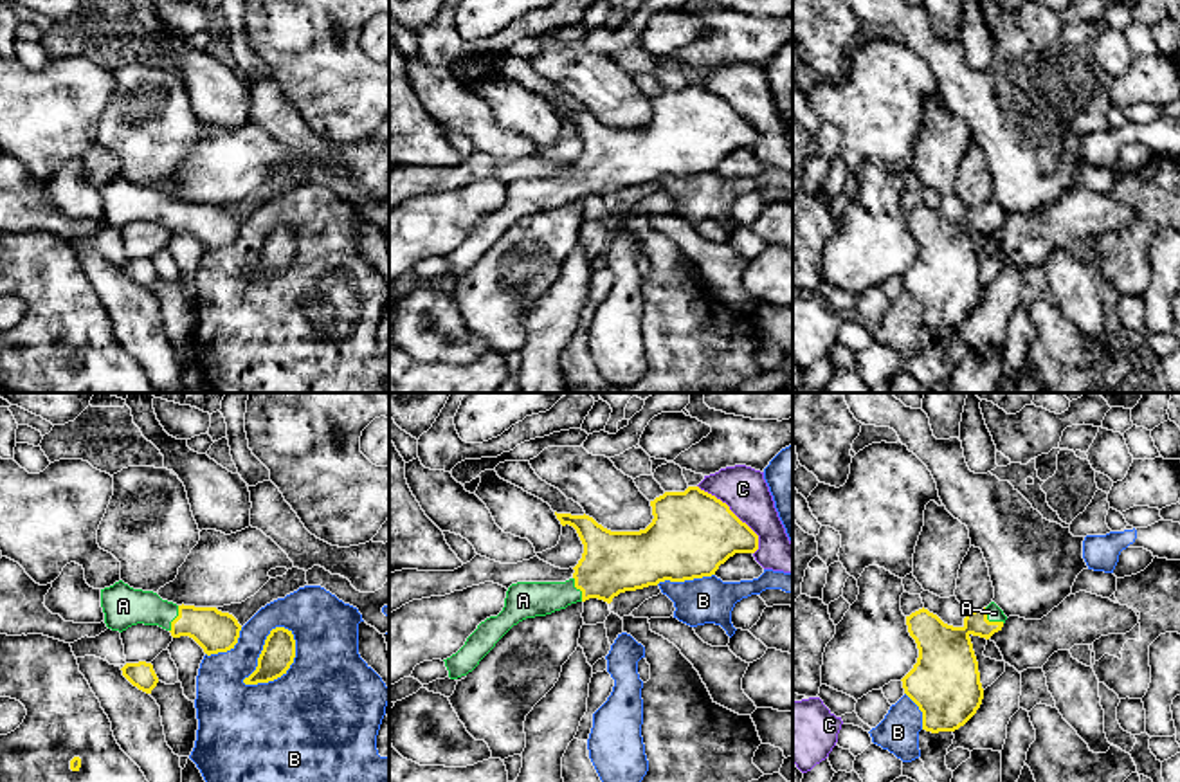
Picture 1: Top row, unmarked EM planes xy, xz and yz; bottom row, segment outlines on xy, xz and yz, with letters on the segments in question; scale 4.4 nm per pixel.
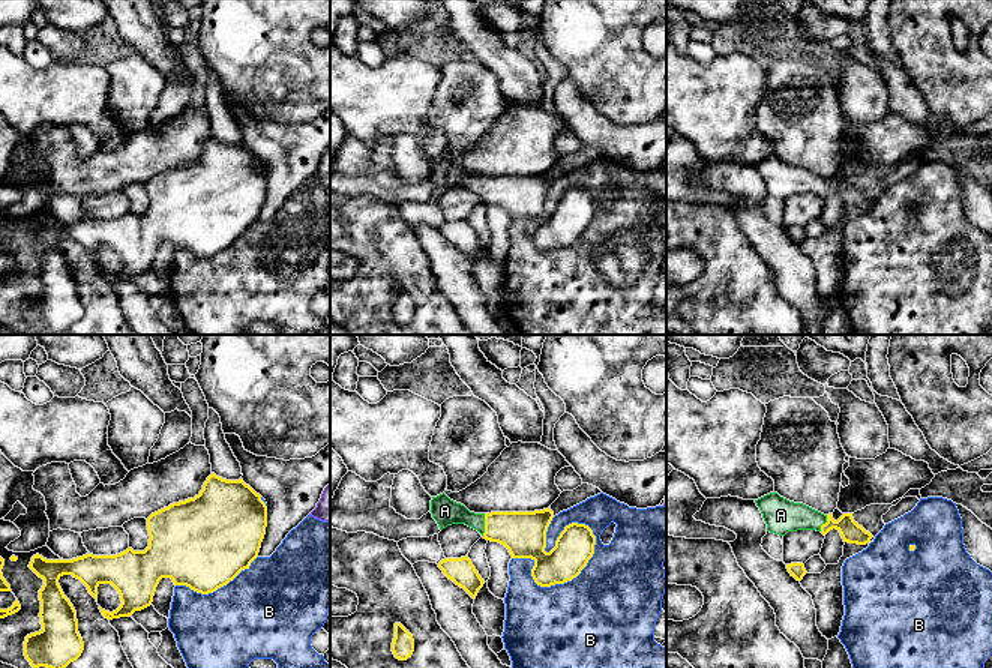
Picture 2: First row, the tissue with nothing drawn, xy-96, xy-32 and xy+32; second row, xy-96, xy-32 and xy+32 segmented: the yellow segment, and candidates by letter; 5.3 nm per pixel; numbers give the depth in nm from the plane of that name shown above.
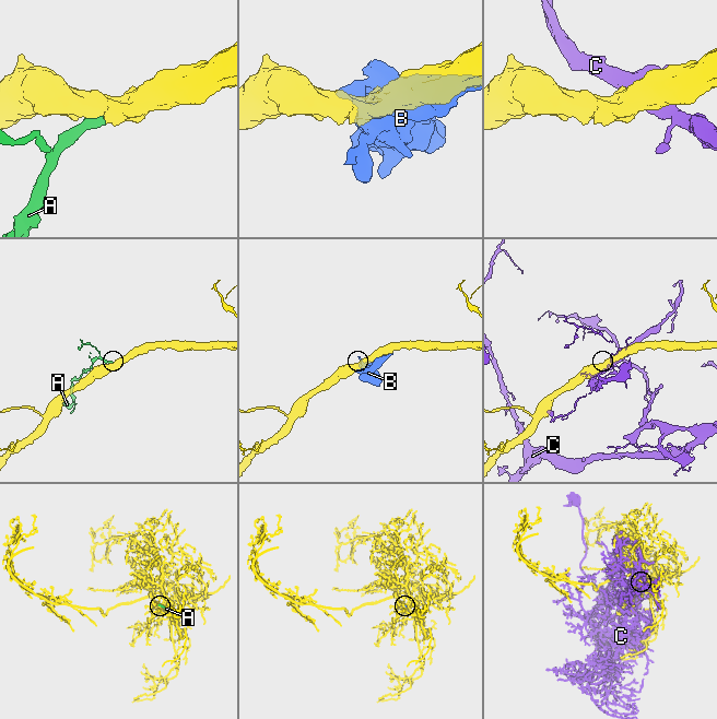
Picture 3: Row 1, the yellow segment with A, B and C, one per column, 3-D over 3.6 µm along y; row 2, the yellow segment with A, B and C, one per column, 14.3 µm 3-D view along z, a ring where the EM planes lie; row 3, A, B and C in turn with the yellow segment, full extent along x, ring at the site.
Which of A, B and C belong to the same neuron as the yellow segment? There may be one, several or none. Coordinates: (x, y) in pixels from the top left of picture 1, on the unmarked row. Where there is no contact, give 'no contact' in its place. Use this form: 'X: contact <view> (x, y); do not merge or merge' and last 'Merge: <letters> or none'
A: contact yz (991, 218); merge
B: contact xy (263, 244); do not merge
C: contact xz (735, 112); do not merge
Merge: A

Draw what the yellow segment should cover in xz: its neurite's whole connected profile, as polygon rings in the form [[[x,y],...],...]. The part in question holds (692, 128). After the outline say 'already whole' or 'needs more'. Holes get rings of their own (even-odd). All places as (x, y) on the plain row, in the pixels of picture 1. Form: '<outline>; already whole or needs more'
[[[688,83],[685,88],[665,88],[650,97],[650,103],[654,115],[640,128],[611,128],[585,110],[555,108],[560,121],[573,123],[584,141],[573,173],[566,178],[512,180],[503,207],[481,218],[465,241],[443,256],[449,274],[458,276],[472,268],[495,240],[526,214],[546,213],[589,195],[611,200],[620,189],[658,182],[665,177],[685,178],[712,173],[735,150],[755,150],[758,146],[758,132],[726,99],[699,83]]]; needs more

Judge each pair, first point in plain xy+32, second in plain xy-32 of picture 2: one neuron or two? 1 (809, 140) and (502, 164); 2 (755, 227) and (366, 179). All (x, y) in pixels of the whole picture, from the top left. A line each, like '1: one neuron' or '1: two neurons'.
1: two neurons
2: two neurons

